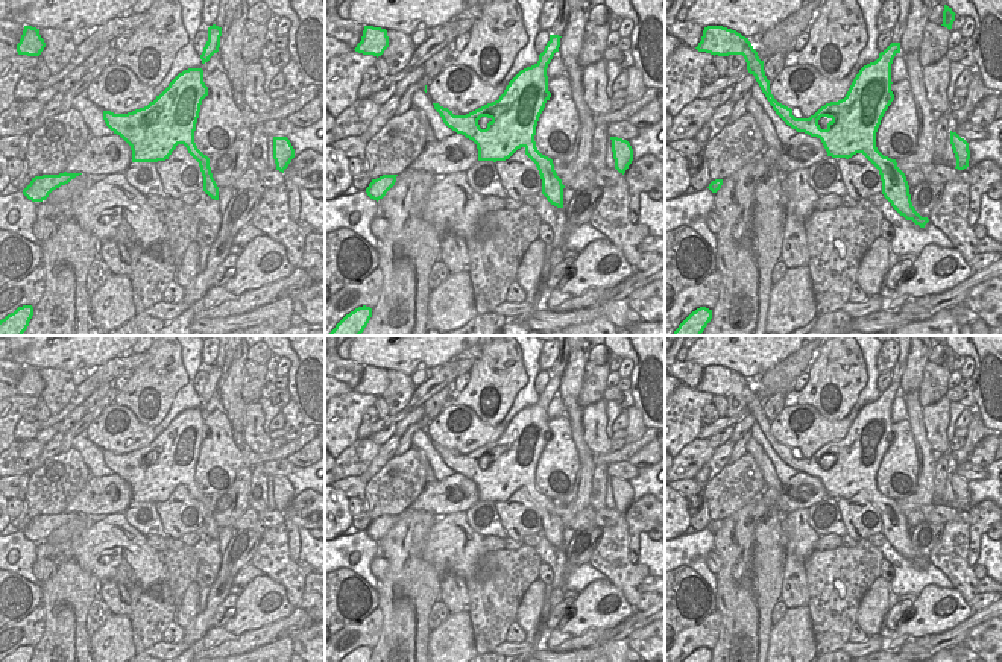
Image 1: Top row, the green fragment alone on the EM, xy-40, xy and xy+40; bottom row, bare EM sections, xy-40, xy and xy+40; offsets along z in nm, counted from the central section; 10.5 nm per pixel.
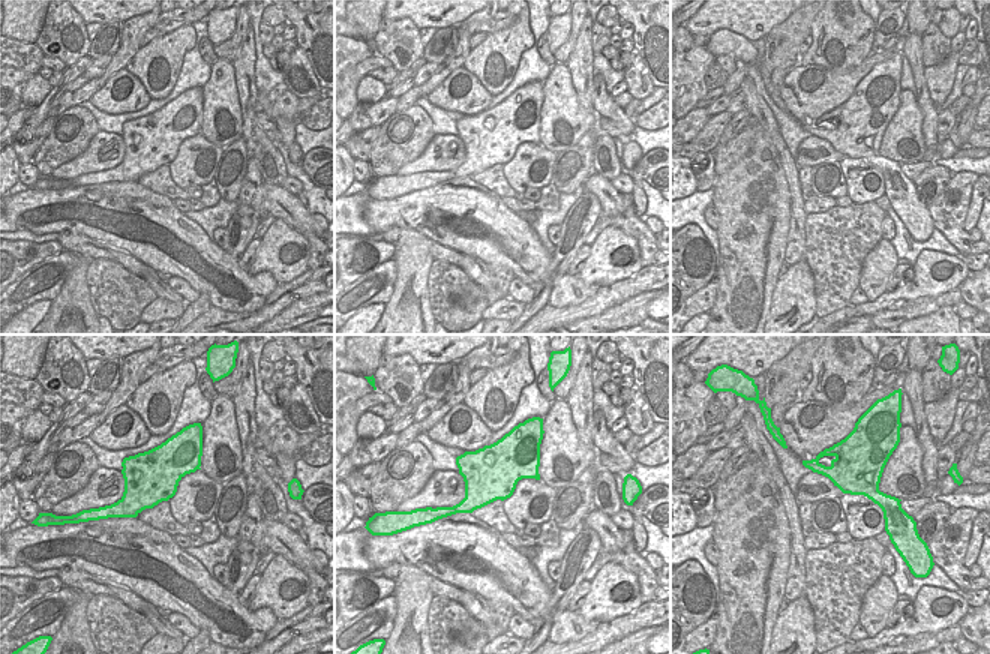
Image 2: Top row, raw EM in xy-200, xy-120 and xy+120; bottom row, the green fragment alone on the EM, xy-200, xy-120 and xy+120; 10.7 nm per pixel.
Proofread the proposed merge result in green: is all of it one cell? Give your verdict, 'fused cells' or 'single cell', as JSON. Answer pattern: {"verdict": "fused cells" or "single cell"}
{"verdict": "single cell"}

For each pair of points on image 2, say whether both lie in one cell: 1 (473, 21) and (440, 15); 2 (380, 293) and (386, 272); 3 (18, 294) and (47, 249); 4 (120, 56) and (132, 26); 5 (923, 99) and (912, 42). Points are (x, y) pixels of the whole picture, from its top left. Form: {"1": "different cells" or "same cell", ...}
{"1": "different cells", "2": "same cell", "3": "different cells", "4": "same cell", "5": "same cell"}

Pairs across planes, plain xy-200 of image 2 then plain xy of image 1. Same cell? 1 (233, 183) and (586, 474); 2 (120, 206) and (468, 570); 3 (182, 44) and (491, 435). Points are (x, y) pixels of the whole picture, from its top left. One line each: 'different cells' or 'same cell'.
1: same cell
2: same cell
3: different cells

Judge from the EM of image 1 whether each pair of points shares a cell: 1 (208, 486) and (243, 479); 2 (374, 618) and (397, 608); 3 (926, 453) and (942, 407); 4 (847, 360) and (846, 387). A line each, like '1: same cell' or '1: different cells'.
1: different cells
2: different cells
3: different cells
4: same cell

